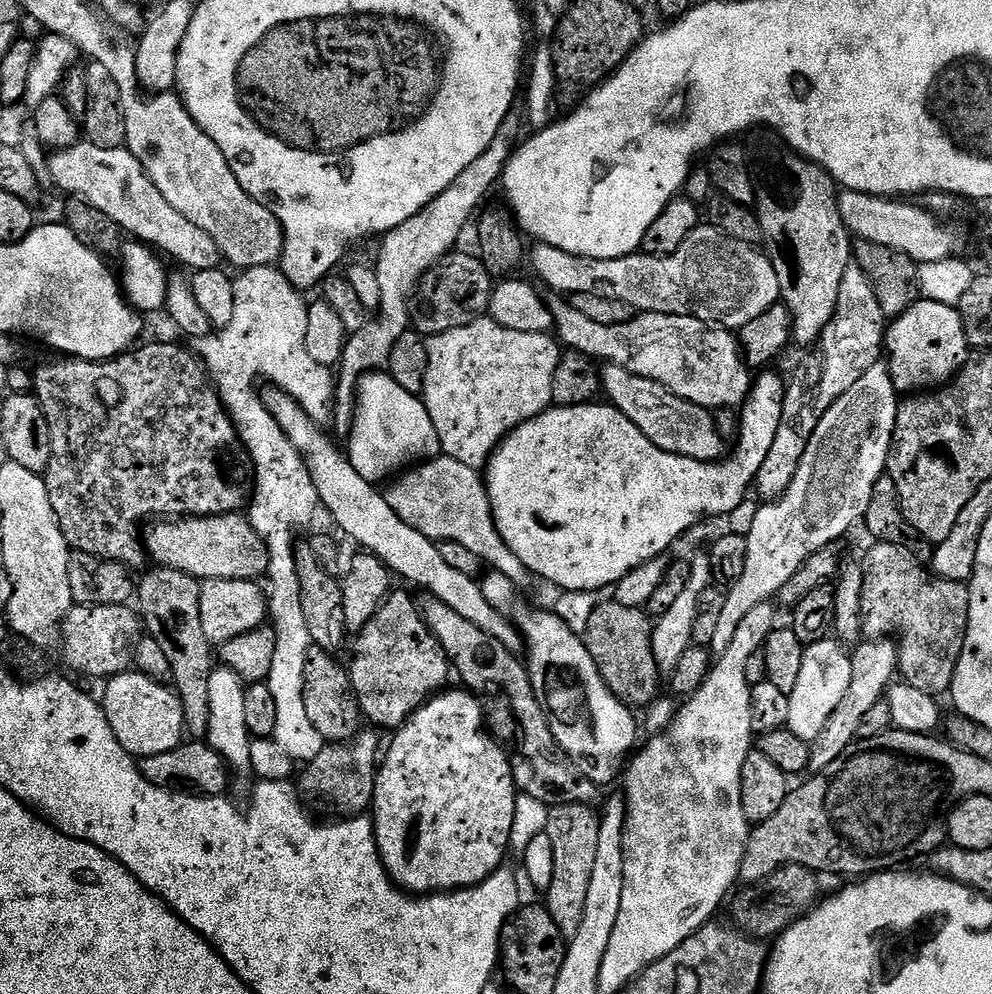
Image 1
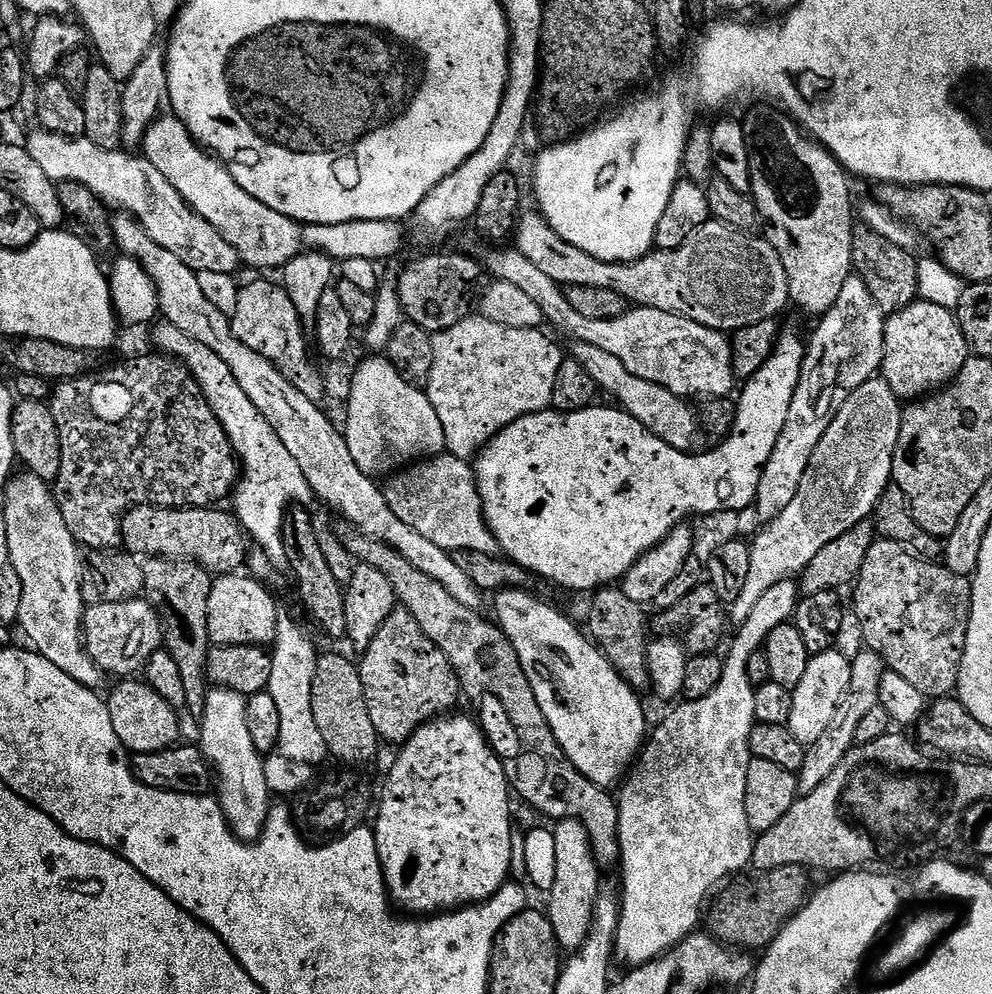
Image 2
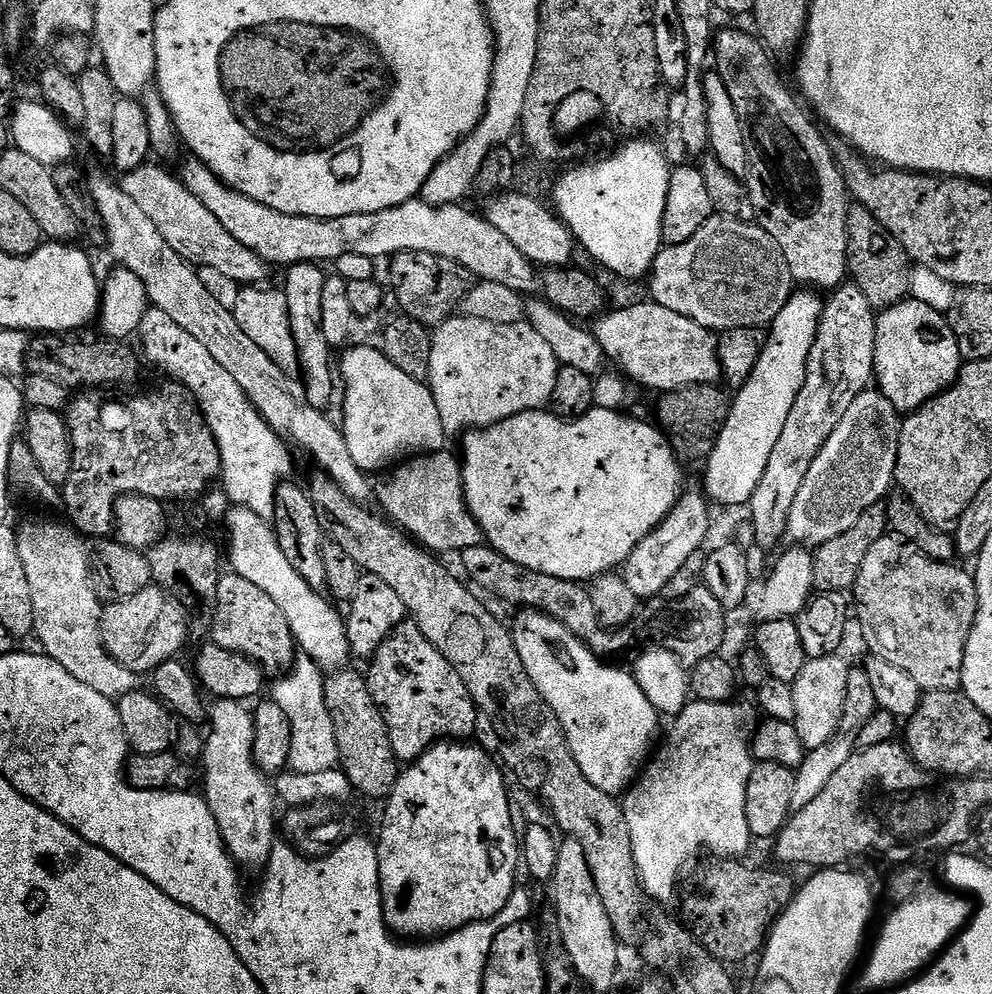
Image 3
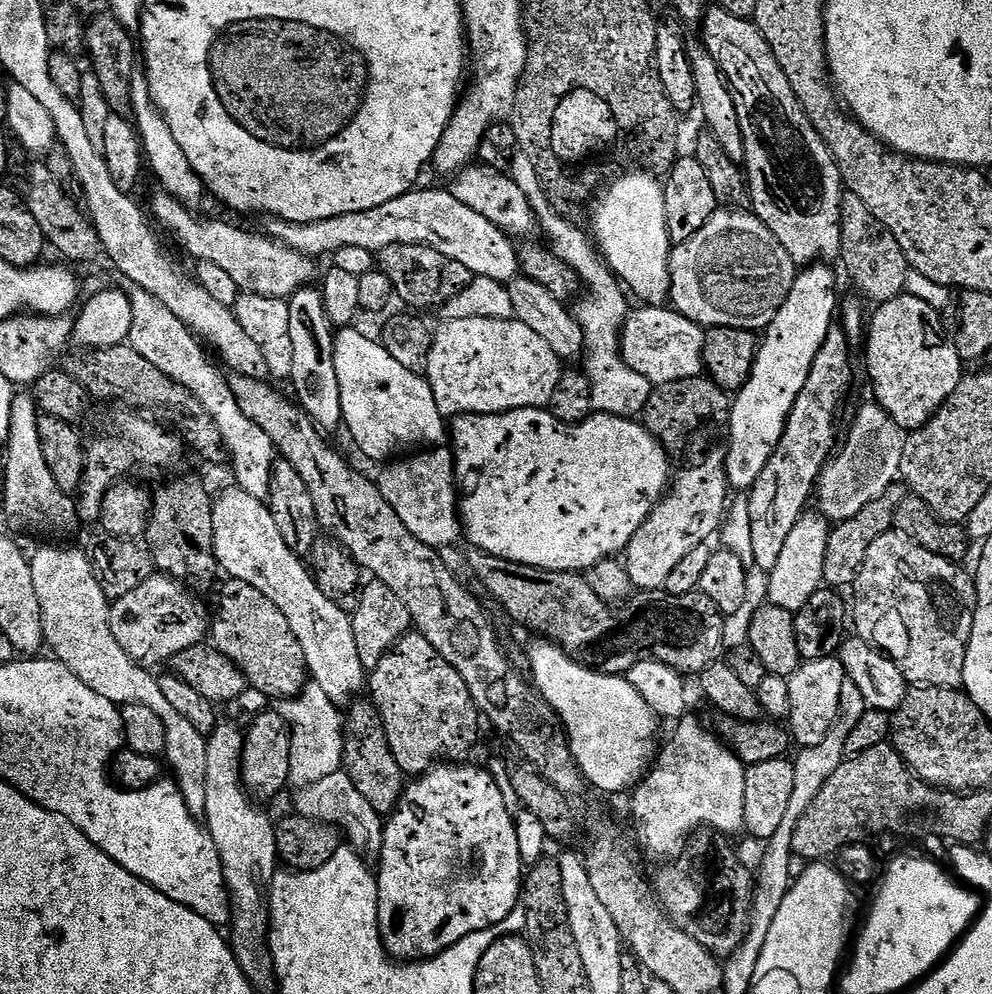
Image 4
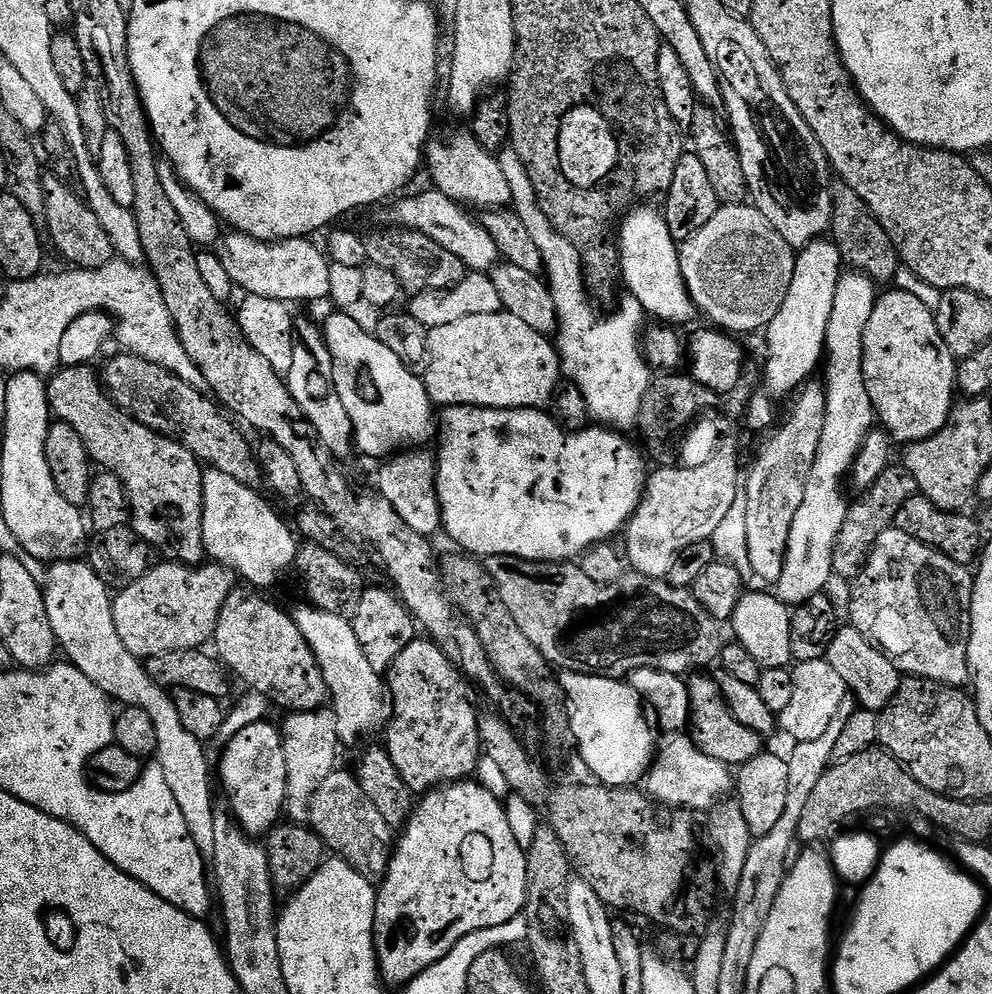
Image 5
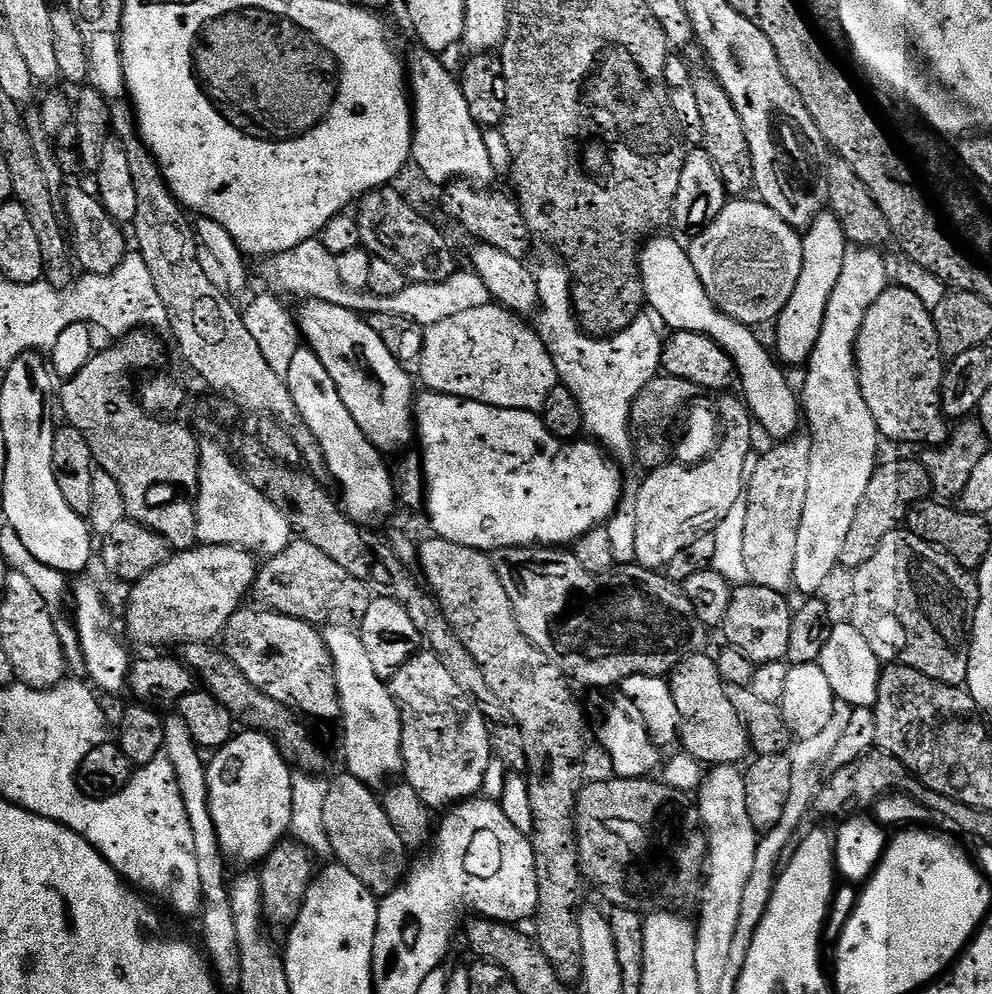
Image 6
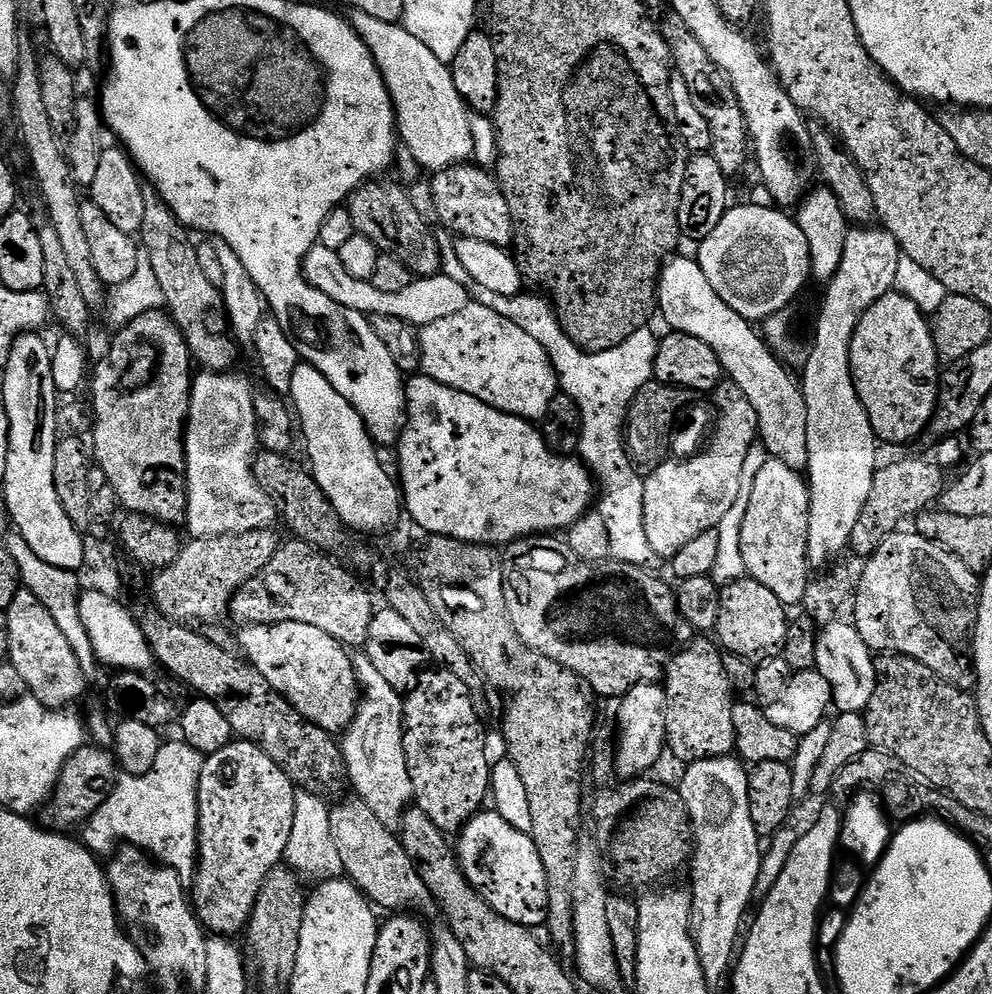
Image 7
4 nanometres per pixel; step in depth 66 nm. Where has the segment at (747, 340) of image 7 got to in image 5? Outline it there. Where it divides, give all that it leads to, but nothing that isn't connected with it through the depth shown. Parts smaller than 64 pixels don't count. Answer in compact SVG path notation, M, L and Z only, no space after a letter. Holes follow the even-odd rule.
M636 208L627 216L628 213L618 228L622 284L629 288L627 291L634 298L638 298L649 317L657 316L660 319L657 321L665 325L681 326L697 319L696 303L692 301L682 278L678 242L670 234L663 215L657 209L655 212L652 208Z

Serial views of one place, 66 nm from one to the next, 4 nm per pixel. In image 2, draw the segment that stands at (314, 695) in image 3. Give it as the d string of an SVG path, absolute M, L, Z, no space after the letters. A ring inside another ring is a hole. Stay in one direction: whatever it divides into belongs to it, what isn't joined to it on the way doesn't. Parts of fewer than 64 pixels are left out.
M280 614L276 618L276 642L271 645L270 653L273 669L266 690L278 705L279 755L292 758L294 762L320 766L323 760L329 759L329 754L326 742L318 730L318 722L314 722L312 713L312 682L318 649L308 641L307 634L290 617Z

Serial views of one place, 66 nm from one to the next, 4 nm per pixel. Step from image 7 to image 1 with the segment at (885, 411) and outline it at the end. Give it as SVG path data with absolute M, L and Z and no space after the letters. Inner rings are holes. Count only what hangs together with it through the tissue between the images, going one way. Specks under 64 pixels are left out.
M921 298L917 300L914 306L910 306L910 310L906 310L901 316L895 317L887 325L886 363L897 393L920 394L925 390L939 389L955 377L969 358L970 345L966 338L966 330L960 317L959 307L942 305L940 302Z

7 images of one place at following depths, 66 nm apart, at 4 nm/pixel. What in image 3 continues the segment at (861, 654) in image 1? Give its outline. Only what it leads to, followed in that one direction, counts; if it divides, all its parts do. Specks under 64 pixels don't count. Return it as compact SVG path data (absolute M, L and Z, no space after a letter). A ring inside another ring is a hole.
M853 667L846 678L846 702L842 710L840 728L830 738L830 742L826 742L826 746L811 749L805 755L800 767L795 769L794 798L790 802L793 812L802 810L802 806L814 802L814 798L818 798L818 794L822 794L822 790L826 790L826 782L830 782L830 778L834 778L834 770L838 770L838 766L842 766L842 762L851 758L856 742L855 733L877 711L874 690L870 687L870 680L866 678L863 667Z

